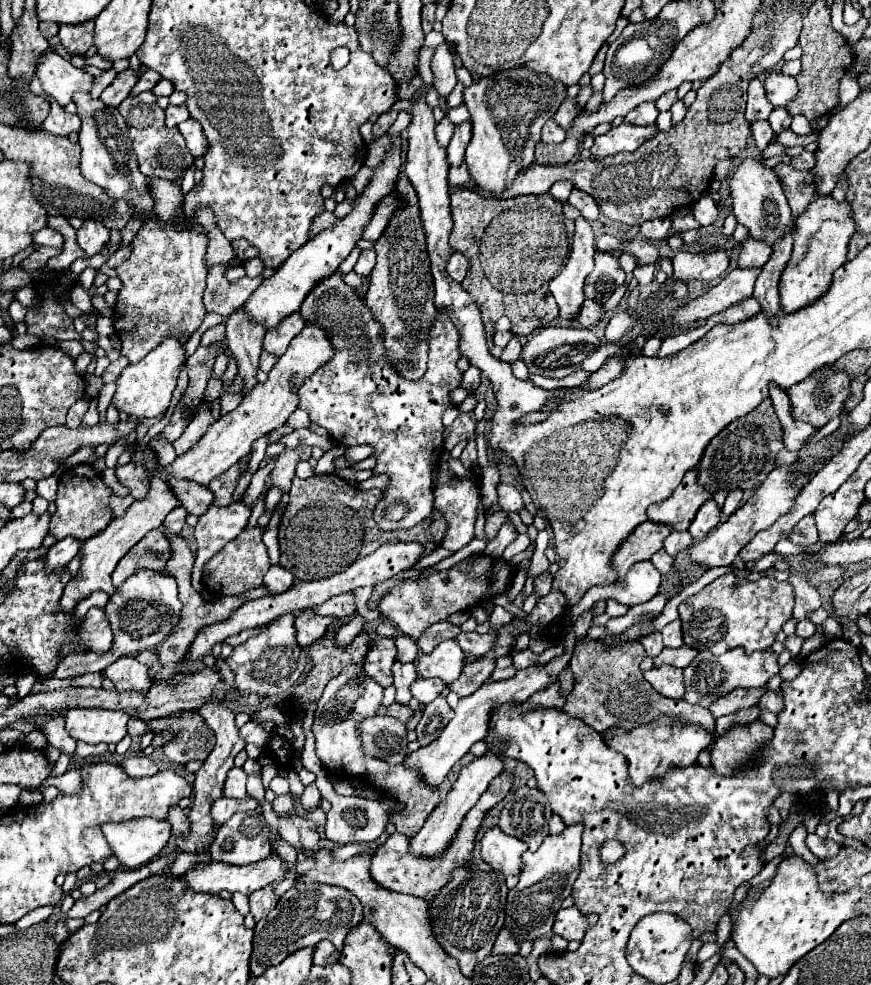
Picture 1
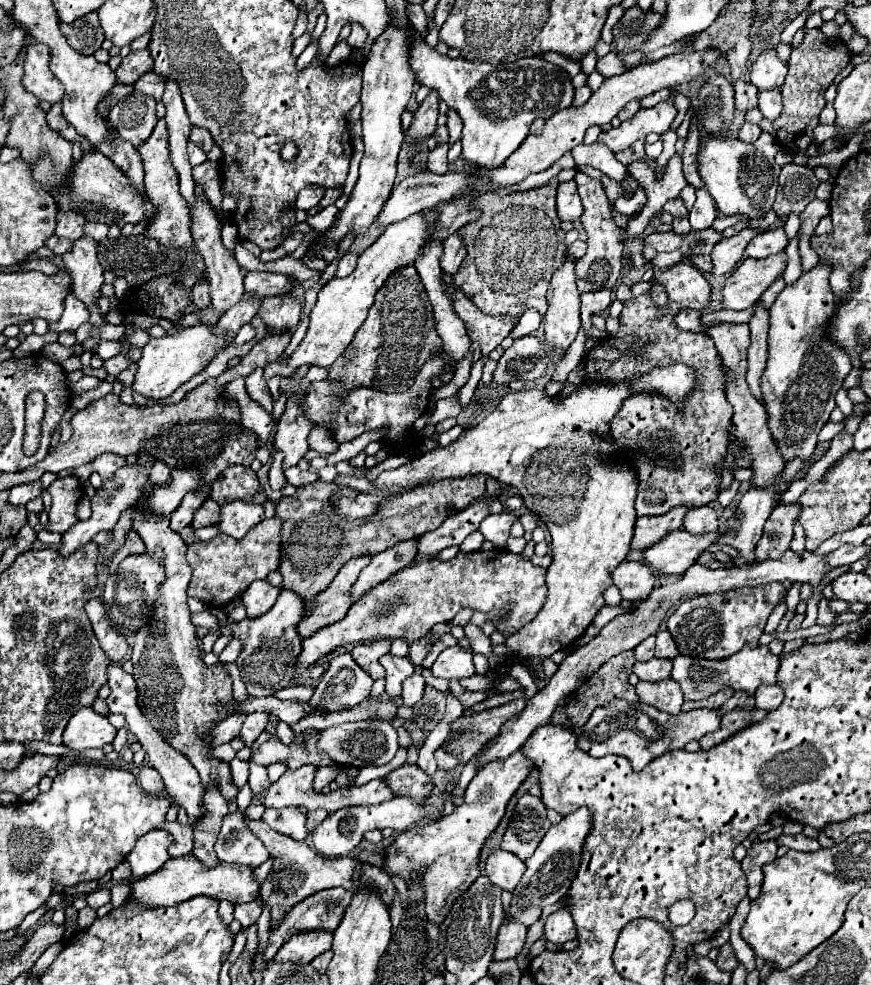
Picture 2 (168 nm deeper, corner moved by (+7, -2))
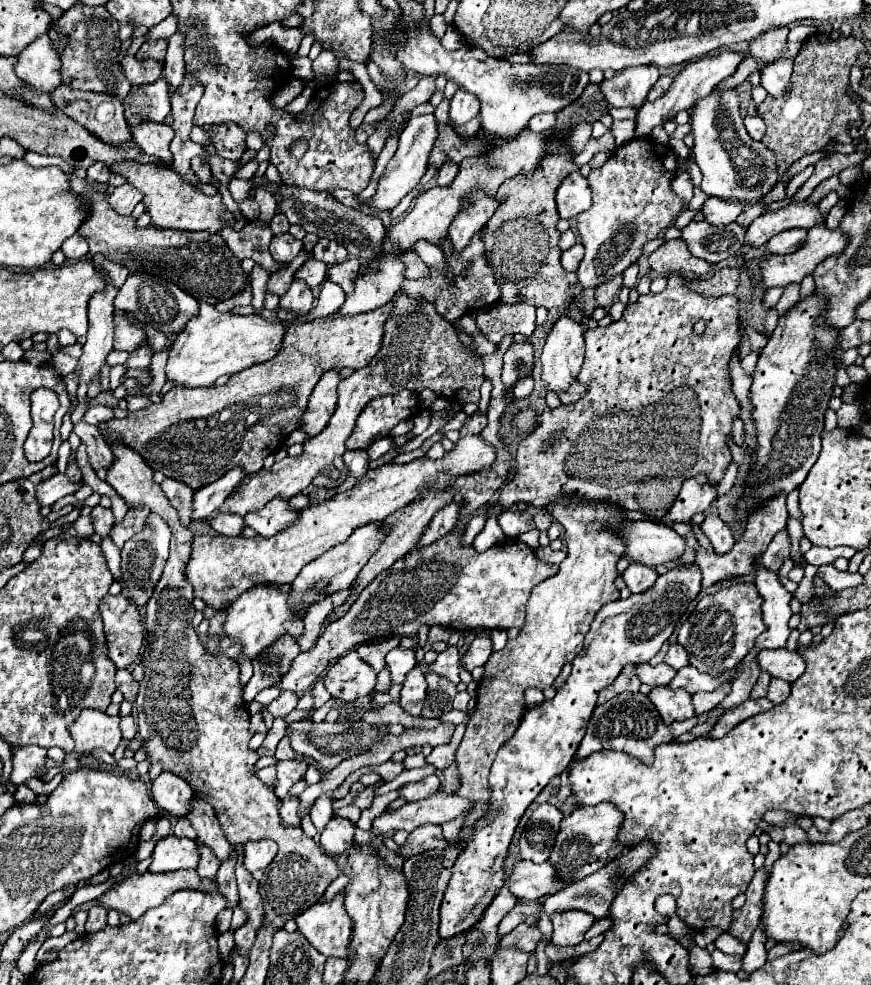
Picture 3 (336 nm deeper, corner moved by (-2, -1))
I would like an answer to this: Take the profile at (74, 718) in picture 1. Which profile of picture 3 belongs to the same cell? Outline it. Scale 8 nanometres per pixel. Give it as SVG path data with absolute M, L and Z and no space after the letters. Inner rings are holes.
M86 708L70 726L70 734L76 742L74 750L78 754L86 754L92 748L102 748L112 754L122 740L120 718L108 716L102 710Z

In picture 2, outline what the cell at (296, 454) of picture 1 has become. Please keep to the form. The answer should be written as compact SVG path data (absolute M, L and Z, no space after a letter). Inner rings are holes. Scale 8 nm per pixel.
M303 385L289 401L287 407L277 423L277 435L275 435L275 447L285 453L283 469L289 469L303 459L303 455L309 451L307 437L313 429L313 423L309 417L305 417L305 411L301 409L305 395L309 393L311 385Z

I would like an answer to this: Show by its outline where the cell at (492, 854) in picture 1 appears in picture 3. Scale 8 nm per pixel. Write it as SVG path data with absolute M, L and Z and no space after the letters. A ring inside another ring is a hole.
M530 860L516 862L506 882L510 892L520 900L540 900L562 888L562 884L554 886L554 868L548 862L534 864Z

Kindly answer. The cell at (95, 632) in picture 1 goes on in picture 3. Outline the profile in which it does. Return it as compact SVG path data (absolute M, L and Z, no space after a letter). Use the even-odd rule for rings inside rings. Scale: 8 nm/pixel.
M106 594L100 602L108 656L118 668L130 668L140 654L144 628L138 608L122 594Z

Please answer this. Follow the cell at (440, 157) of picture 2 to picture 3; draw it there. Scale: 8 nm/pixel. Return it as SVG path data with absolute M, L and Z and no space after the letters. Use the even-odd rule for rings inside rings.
M446 162L446 166L440 166L438 170L438 186L446 186L454 180L458 172L458 166L454 166L454 162Z

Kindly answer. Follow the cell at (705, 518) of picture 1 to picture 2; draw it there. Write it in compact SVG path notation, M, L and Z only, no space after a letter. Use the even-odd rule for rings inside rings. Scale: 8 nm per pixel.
M711 507L691 509L683 521L689 533L717 533L717 513Z

